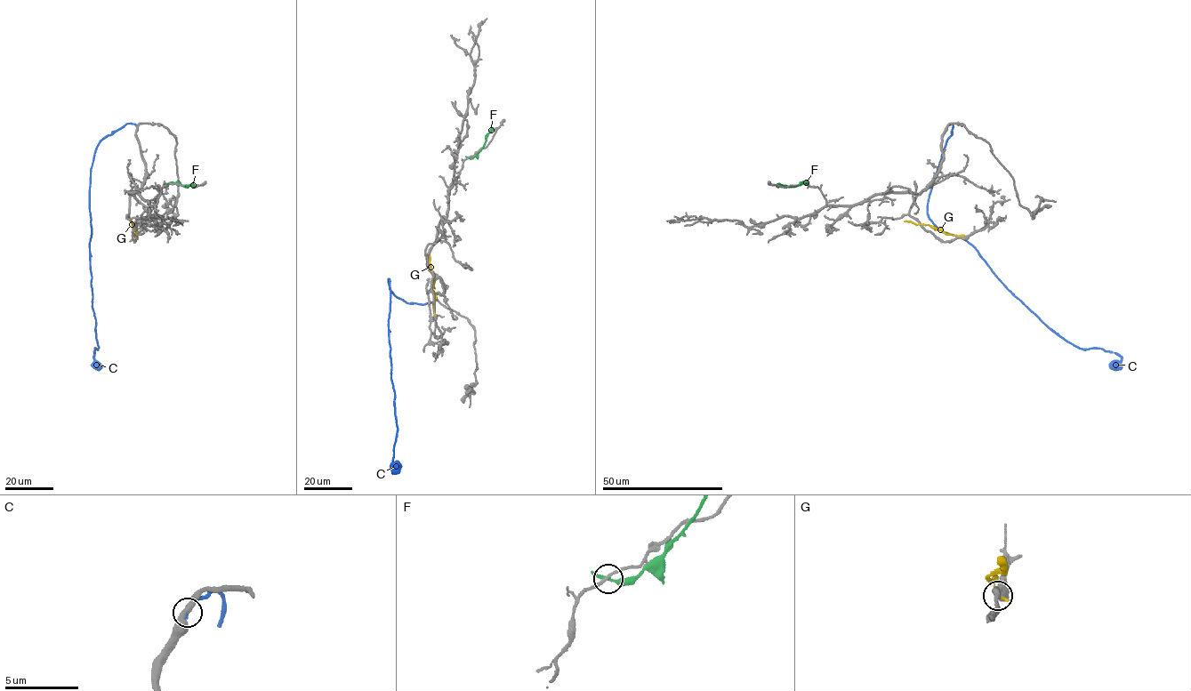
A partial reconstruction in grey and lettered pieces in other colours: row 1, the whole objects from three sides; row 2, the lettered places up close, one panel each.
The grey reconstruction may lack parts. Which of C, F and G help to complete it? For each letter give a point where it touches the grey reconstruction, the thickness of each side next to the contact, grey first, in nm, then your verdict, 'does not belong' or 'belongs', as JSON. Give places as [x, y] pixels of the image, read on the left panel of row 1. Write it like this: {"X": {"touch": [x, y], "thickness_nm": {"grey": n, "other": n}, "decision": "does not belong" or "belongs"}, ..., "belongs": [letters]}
{"C": {"touch": [137, 127], "thickness_nm": {"grey": 400, "other": 280}, "decision": "belongs"}, "F": {"touch": [169, 182], "thickness_nm": {"grey": 200, "other": 200}, "decision": "does not belong"}, "G": {"touch": [135, 237], "thickness_nm": {"grey": 460, "other": 180}, "decision": "does not belong"}, "belongs": ["C"]}

